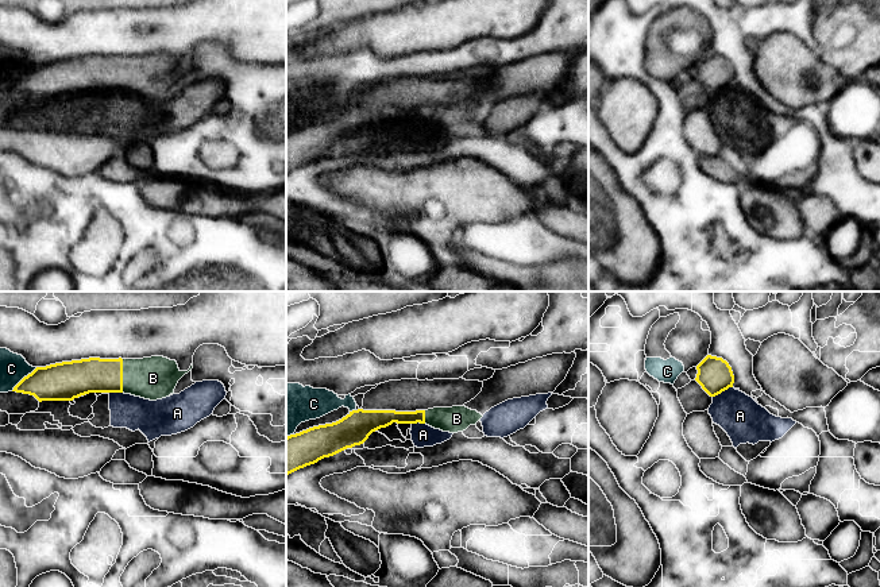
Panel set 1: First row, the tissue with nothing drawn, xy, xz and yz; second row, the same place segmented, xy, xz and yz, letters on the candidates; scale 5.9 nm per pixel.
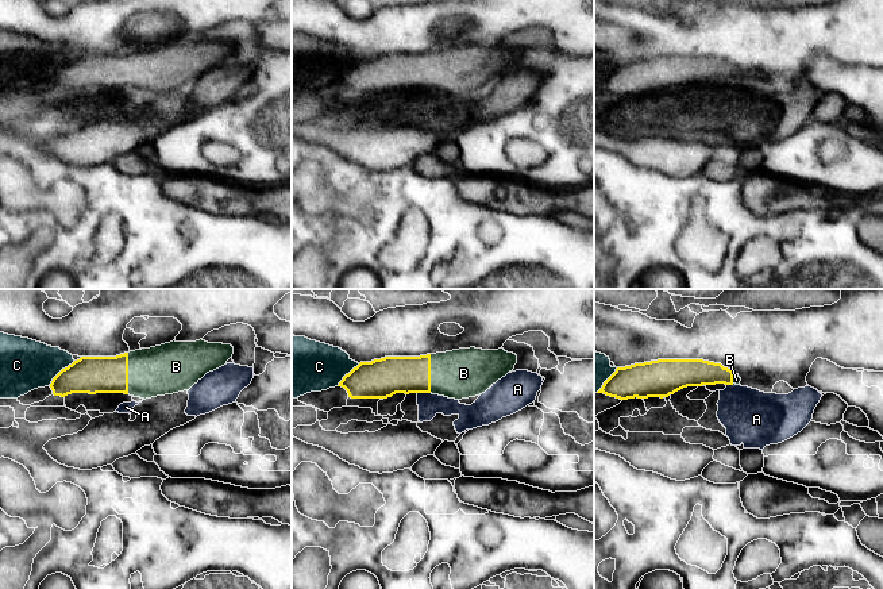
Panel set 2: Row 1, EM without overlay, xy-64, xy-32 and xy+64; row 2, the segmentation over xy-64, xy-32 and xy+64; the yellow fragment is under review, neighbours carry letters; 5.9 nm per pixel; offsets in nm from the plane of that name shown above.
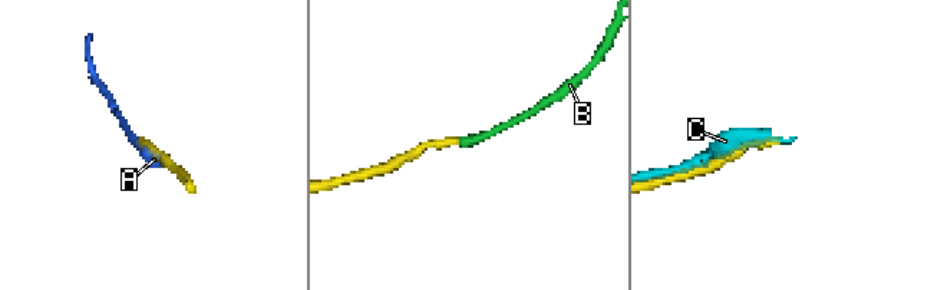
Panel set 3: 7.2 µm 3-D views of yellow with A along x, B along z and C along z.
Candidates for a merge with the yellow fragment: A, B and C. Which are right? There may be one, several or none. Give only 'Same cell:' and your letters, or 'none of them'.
Same cell: B

